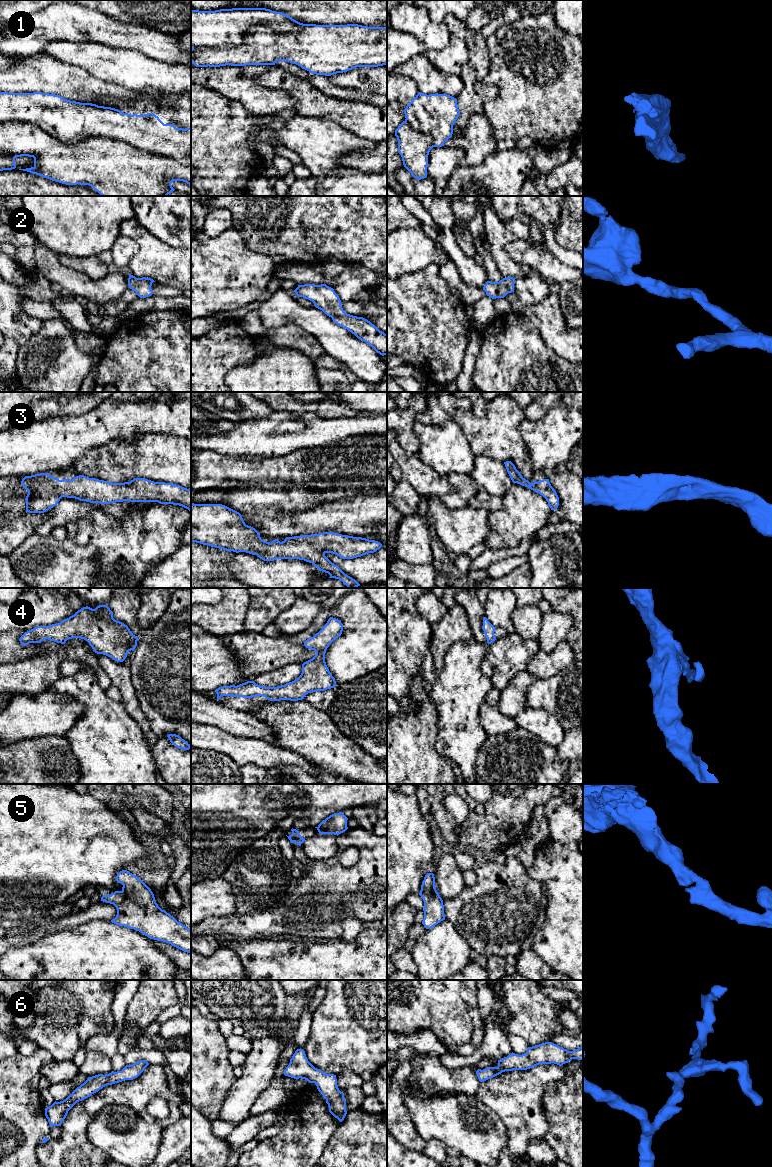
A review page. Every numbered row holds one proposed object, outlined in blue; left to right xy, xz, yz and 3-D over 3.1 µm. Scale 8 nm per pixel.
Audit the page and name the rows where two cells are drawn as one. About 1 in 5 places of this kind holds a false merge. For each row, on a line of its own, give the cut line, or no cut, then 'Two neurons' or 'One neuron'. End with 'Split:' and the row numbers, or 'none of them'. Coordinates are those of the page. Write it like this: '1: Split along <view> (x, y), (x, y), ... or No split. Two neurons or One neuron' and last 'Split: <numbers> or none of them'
1: Split along xy (0, 121), (28, 121), (65, 142), (118, 139), (190, 166). Two neurons
2: No split. One neuron
3: No split. One neuron
4: No split. One neuron
5: No split. One neuron
6: No split. One neuron
Split: 1

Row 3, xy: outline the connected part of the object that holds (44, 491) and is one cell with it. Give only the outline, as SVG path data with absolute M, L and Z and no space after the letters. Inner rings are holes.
M40 473L25 476L21 484L28 491L25 498L26 512L44 513L58 504L62 497L75 498L90 503L109 504L123 501L130 502L158 502L160 504L179 505L191 512L191 489L180 485L154 482L145 478L134 478L130 482L112 483L84 475L74 477L72 480L59 480L49 473Z

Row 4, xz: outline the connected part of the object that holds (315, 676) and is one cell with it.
M330 617L318 633L304 641L304 646L314 650L316 655L302 664L302 673L294 681L277 687L260 686L254 681L237 686L223 686L215 690L217 700L222 696L244 698L263 696L270 701L298 701L304 699L308 693L334 688L336 681L326 665L325 653L329 645L341 636L342 631L341 621Z

